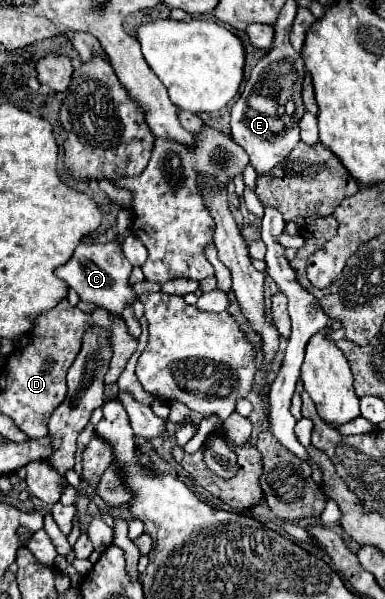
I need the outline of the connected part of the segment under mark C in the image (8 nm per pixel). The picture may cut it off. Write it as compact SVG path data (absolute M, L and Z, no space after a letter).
M82 241L72 253L72 259L68 259L68 263L56 269L56 277L60 277L68 287L72 287L78 293L80 301L96 303L116 315L122 315L124 305L134 303L134 293L128 283L130 271L132 271L132 263L124 259L120 245Z

